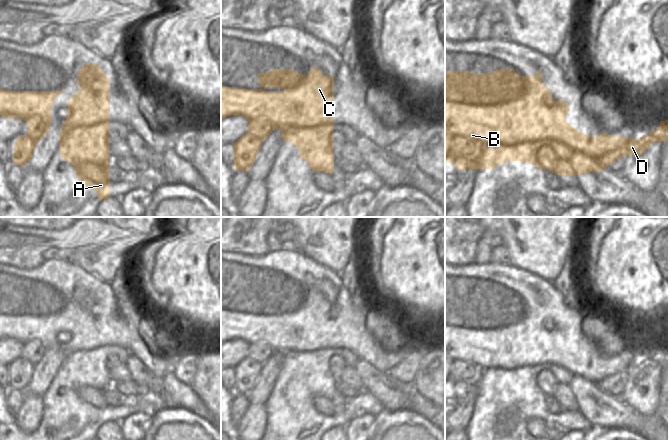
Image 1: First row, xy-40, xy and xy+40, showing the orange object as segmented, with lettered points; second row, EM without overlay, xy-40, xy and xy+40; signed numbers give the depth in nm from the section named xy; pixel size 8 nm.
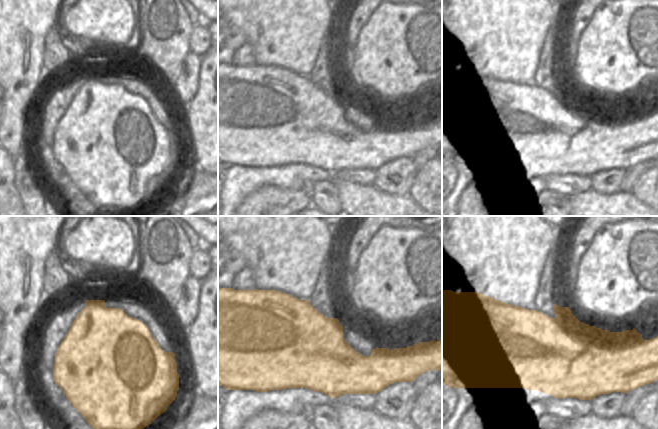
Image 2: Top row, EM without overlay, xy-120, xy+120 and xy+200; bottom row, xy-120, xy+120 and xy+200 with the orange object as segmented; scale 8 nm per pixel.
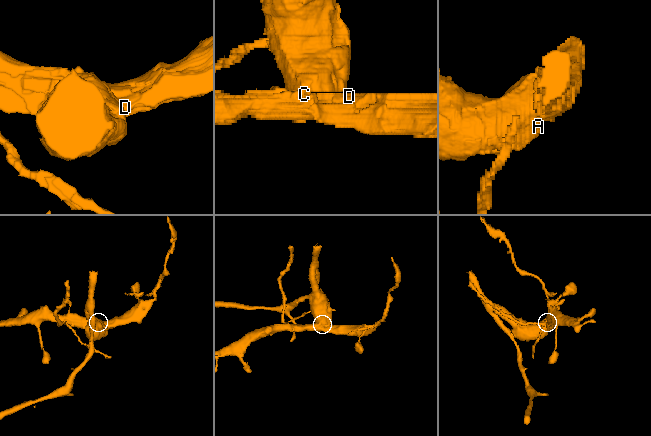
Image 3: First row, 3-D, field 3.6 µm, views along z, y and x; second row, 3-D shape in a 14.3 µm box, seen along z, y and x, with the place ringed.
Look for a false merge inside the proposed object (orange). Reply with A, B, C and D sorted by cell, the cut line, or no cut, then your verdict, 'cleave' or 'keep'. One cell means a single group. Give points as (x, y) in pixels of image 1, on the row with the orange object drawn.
A / B C D; cut in xy along (333, 122), (327, 122), (316, 128), (289, 127), (282, 131); cleave

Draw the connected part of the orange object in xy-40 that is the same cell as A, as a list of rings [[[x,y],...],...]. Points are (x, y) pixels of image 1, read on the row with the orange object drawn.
[[[81,85],[68,102],[68,116],[59,140],[60,154],[74,166],[76,176],[96,192],[100,201],[110,199],[110,85]]]

